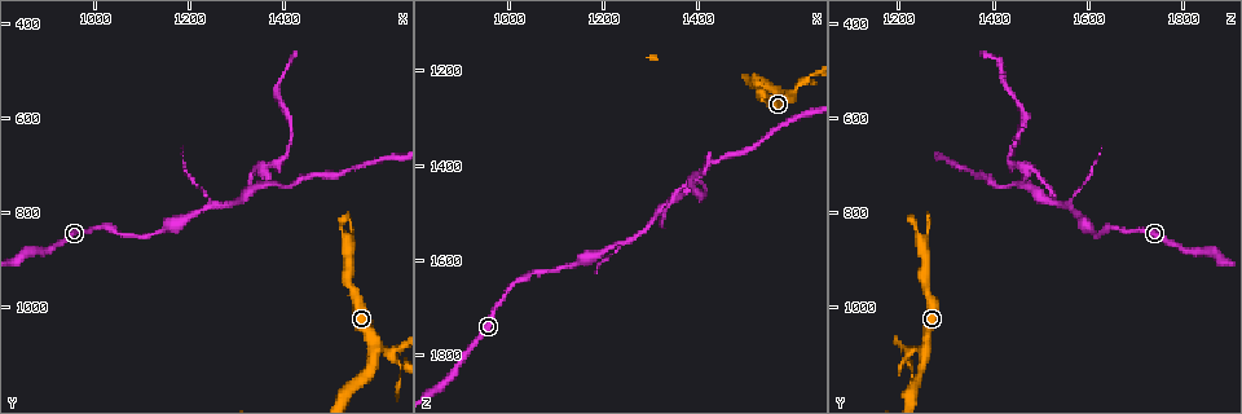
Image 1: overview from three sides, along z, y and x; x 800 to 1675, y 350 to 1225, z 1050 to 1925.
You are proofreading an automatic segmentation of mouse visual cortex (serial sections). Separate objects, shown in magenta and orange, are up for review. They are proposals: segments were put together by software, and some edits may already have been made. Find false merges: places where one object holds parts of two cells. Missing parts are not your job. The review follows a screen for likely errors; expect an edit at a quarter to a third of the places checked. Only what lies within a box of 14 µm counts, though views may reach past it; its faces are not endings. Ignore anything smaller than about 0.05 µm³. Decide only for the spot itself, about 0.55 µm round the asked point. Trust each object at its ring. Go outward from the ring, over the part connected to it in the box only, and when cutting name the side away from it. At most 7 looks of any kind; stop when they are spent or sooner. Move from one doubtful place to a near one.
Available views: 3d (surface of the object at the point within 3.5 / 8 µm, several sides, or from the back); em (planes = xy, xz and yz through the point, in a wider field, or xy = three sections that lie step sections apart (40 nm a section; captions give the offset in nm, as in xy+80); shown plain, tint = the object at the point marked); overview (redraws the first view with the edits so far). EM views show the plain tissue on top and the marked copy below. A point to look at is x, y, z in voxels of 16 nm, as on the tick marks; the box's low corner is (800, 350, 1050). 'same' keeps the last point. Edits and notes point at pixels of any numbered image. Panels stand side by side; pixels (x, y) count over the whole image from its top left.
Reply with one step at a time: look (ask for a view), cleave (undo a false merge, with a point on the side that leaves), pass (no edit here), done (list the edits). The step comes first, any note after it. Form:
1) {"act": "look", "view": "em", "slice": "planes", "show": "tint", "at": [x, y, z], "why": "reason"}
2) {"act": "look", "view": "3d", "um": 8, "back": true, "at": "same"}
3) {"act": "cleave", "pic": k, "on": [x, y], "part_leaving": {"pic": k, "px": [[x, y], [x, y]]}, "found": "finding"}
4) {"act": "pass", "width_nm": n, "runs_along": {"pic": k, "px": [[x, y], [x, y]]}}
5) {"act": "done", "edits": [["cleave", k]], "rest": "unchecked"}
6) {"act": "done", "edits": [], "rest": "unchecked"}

{"act": "look", "view": "3d", "um": 3.5, "at": [1535, 875, 1250], "why": "sudden change in width"}

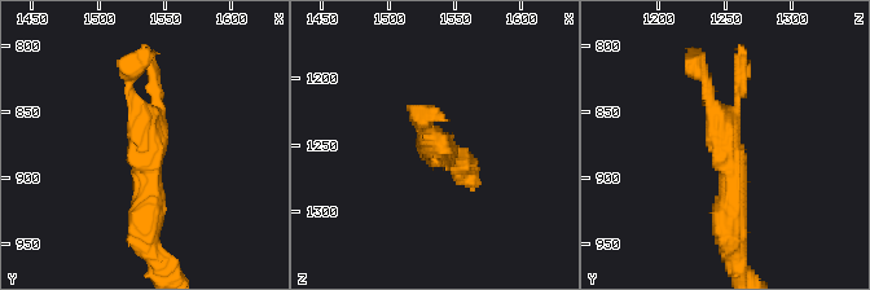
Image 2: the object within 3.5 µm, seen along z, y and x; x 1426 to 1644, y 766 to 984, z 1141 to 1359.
{"act": "look", "view": "em", "slice": "xy", "step": 2, "show": "tint", "at": [1536, 868, 1252], "why": "now the EM"}

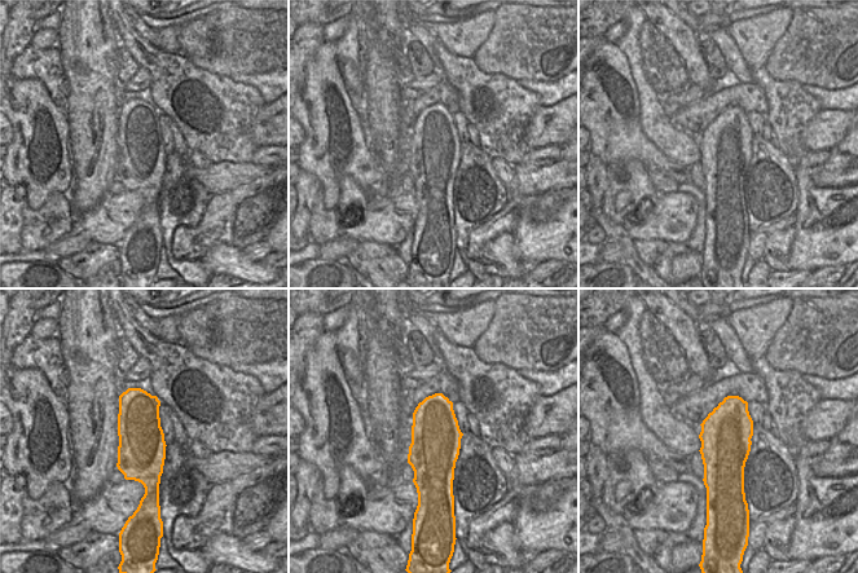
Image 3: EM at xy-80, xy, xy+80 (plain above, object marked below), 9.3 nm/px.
{"act": "pass", "runs_along": {"pic": 2, "px": [[729, 225], [733, 166], [697, 64]]}, "found": "continuous, no second cell"}

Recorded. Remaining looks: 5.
{"act": "look", "view": "3d", "um": 8, "at": [1350, 740, 1470], "why": "a fork"}

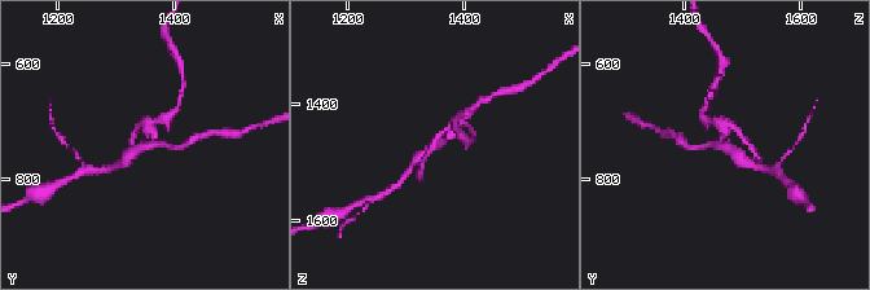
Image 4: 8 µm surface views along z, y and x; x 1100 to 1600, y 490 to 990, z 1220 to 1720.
{"act": "look", "view": "em", "slice": "xy", "step": 2, "show": "tint", "at": [1350, 735, 1470], "why": "now the EM"}

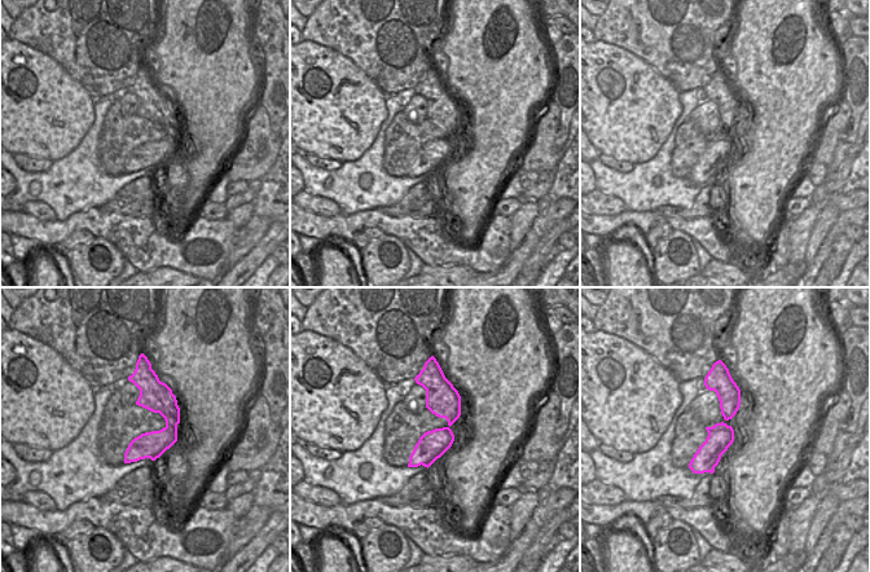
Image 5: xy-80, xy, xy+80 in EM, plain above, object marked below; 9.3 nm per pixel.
{"act": "cleave", "pic": 4, "on": [146, 119], "found": "two cells meet here"}

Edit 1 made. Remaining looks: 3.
{"act": "look", "view": "3d", "um": 8, "at": [1590, 1090, 1260], "why": "narrows sharply"}

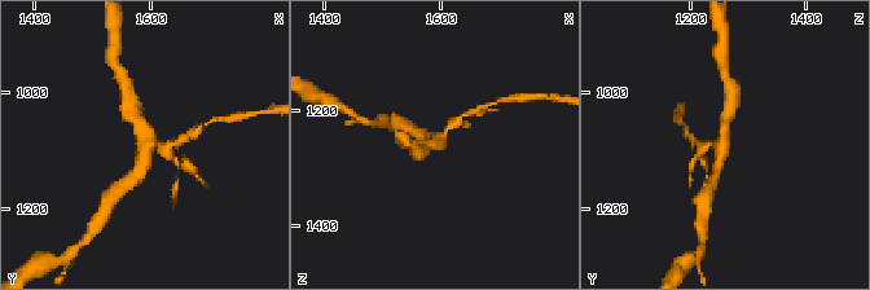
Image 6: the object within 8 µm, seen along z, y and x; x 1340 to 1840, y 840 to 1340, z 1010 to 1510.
{"act": "look", "view": "em", "slice": "xy", "step": 5, "show": "tint", "at": [1595, 1090, 1255], "arms": 3, "arm_widths_nm": [250, 300, 350]}

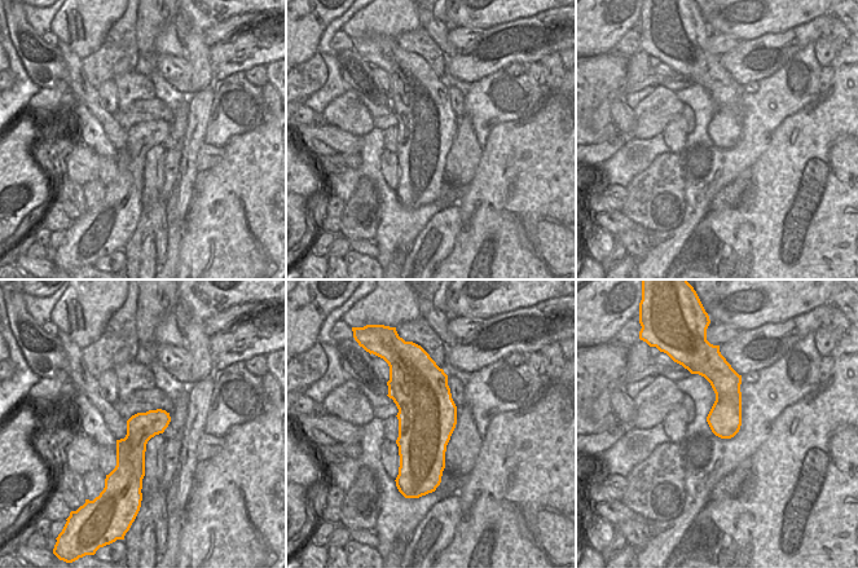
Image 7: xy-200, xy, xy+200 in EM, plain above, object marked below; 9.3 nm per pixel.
{"act": "cleave", "pic": 6, "on": [170, 153], "found": "two cells meet here"}

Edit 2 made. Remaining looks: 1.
{"act": "done", "edits": [["cleave", 4], ["cleave", 6]], "rest": "unchecked"}

